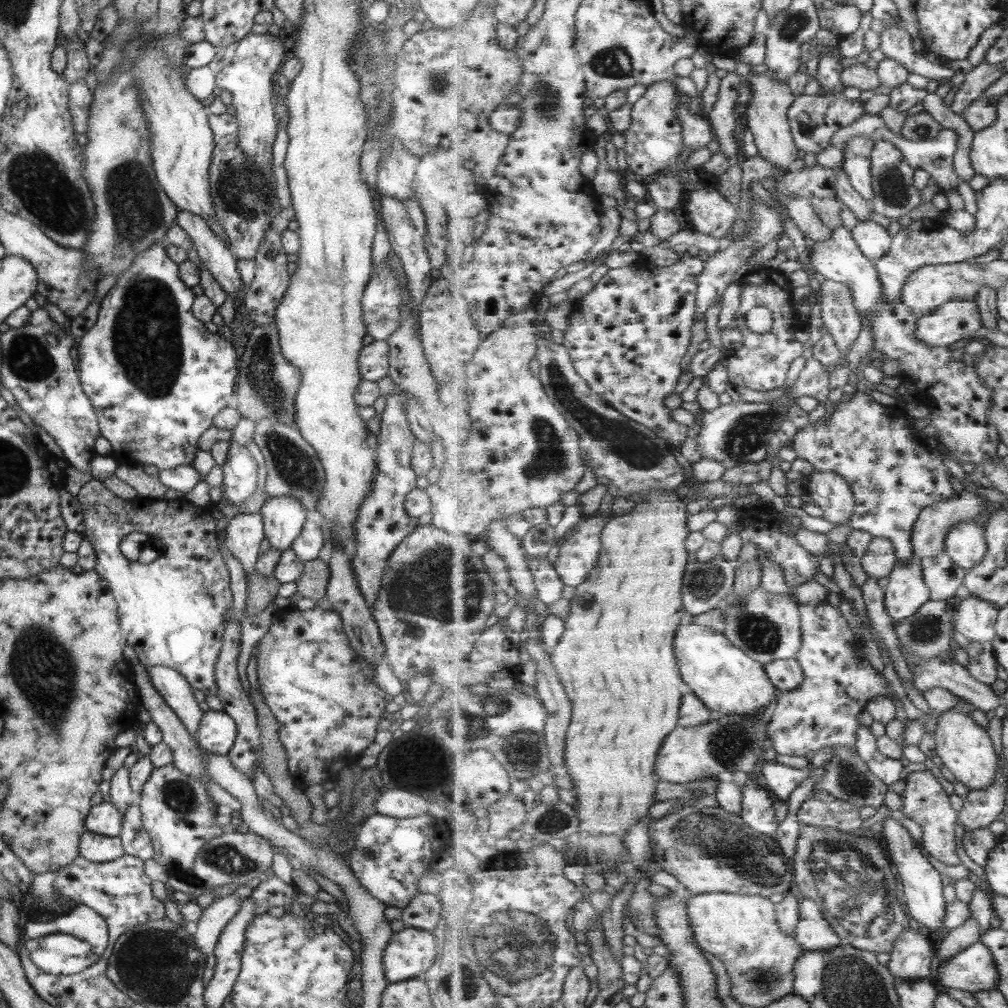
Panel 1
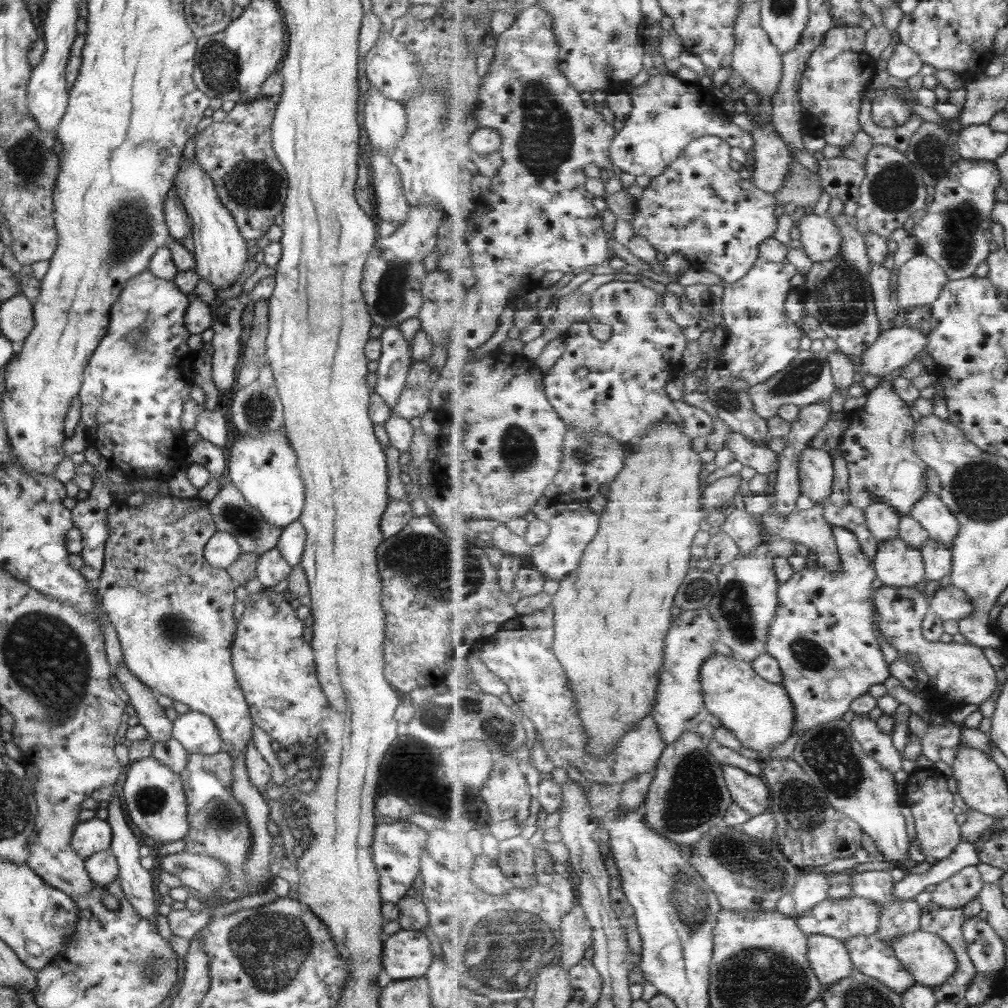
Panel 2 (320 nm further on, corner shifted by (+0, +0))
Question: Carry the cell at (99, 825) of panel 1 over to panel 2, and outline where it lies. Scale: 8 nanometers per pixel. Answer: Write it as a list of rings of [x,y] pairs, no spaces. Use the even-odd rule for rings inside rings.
[[[96,817],[79,821],[69,839],[71,850],[84,861],[92,854],[110,848],[110,842],[110,826]]]

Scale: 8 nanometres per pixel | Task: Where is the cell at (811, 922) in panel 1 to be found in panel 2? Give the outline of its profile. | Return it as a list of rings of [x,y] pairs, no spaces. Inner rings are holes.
[[[812,934],[808,940],[808,959],[825,988],[830,988],[855,969],[846,941],[828,934]]]

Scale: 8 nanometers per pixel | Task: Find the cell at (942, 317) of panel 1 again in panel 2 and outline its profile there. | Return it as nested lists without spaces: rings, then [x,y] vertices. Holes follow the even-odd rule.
[[[893,327],[880,334],[880,337],[876,340],[874,345],[871,345],[860,358],[857,359],[860,372],[866,379],[869,376],[880,378],[887,376],[887,374],[893,373],[897,368],[902,368],[919,354],[919,352],[926,351],[929,339],[928,334],[923,335],[919,327]]]

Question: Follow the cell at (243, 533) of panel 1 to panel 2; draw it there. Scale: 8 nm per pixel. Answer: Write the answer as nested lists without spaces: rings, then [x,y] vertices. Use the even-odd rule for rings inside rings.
[[[216,531],[203,548],[203,559],[211,567],[227,569],[237,556],[241,554],[235,537],[221,531]]]

